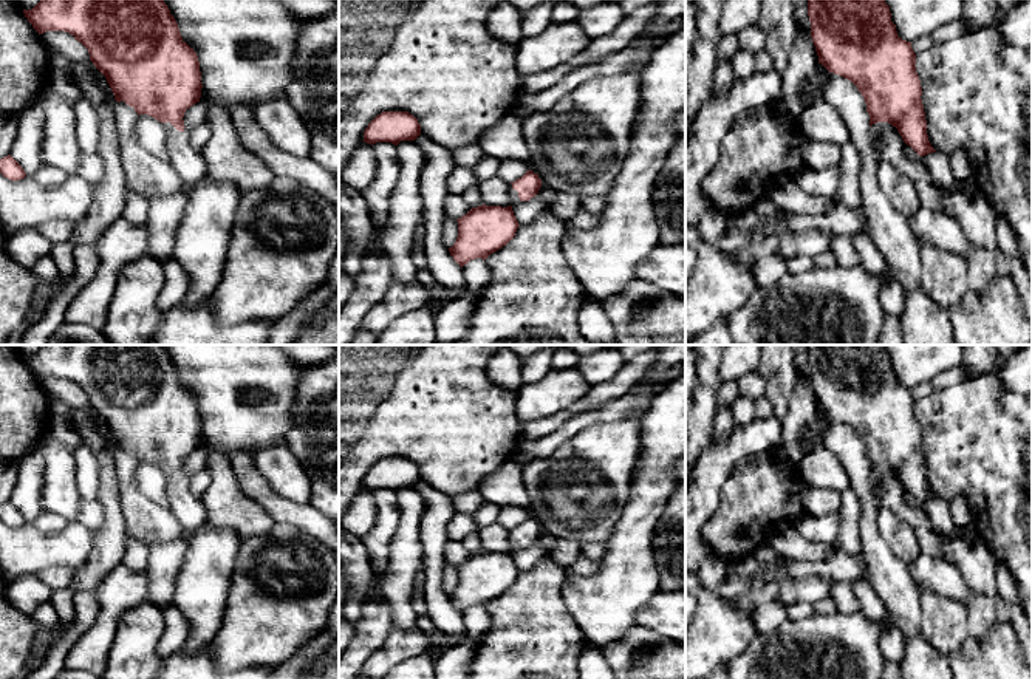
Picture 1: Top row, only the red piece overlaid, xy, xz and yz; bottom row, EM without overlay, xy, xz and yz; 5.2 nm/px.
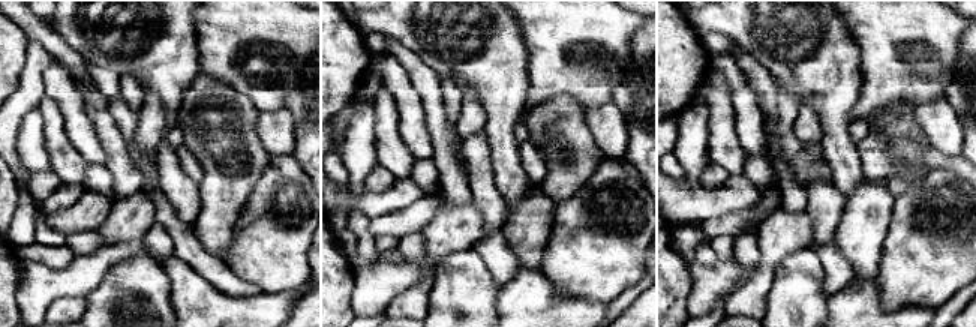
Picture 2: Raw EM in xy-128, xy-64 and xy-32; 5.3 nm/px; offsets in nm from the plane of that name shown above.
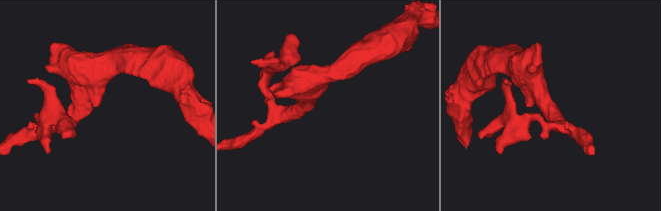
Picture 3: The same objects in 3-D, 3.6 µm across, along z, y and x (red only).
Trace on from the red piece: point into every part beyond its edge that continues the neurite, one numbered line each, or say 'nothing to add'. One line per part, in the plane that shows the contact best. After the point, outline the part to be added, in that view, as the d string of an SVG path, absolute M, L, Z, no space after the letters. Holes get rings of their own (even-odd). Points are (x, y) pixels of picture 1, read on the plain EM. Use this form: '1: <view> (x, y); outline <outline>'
1: xy (189, 511); outline M164 469L167 478L169 509L179 521L184 541L207 523L207 512L200 498L190 492L189 476L178 478L170 469Z

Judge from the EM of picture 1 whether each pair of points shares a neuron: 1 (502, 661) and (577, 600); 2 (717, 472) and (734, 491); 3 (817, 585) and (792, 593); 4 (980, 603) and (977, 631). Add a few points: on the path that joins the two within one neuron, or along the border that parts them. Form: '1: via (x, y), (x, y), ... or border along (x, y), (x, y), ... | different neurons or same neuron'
1: border along (565, 574), (560, 597), (585, 639) | different neurons
2: border along (749, 455), (735, 464), (710, 515) | different neurons
3: via (811, 588), (799, 590) | same neuron
4: via (980, 610), (978, 625) | same neuron

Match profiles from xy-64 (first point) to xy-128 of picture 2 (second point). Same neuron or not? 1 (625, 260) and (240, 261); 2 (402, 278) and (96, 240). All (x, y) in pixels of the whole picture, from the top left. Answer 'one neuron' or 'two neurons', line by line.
1: one neuron
2: two neurons

